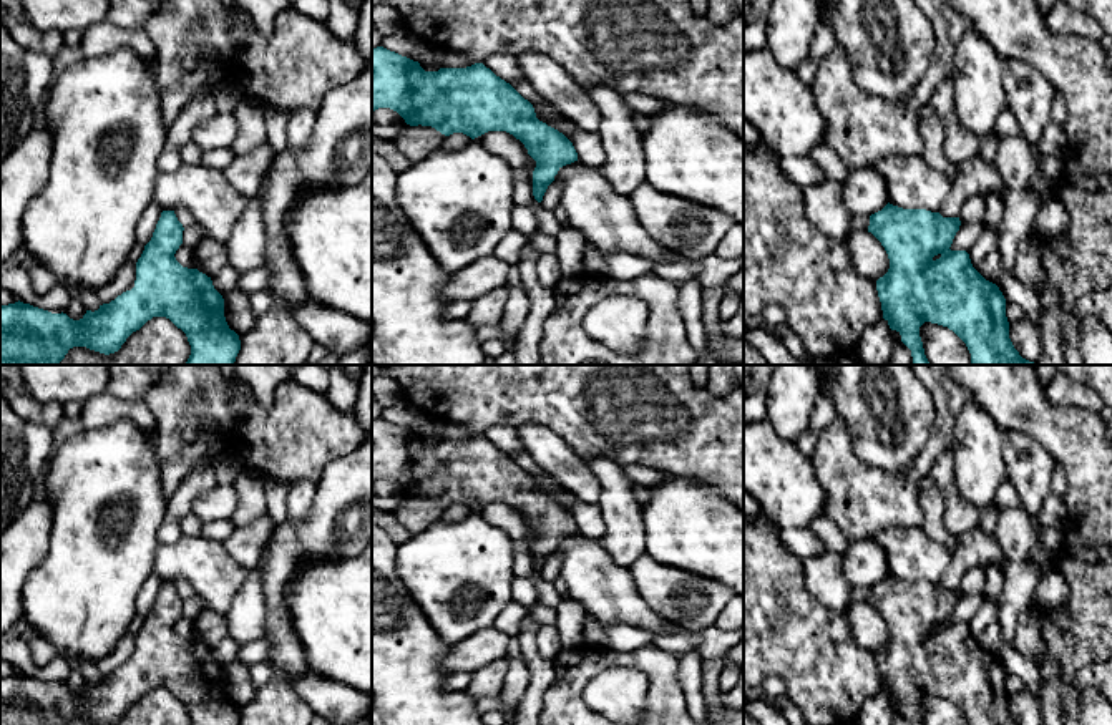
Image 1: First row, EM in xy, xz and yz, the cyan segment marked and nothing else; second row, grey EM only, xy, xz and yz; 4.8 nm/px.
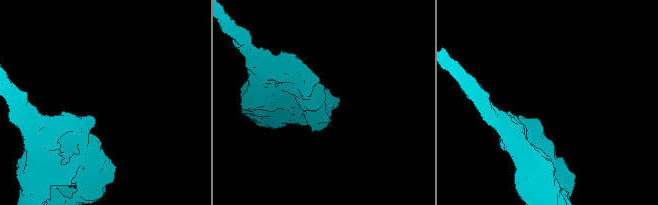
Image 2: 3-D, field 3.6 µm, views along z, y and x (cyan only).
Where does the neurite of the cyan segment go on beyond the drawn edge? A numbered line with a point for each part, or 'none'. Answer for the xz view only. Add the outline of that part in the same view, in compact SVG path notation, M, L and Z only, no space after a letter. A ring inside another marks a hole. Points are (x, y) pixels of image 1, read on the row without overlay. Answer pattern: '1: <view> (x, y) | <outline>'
none

